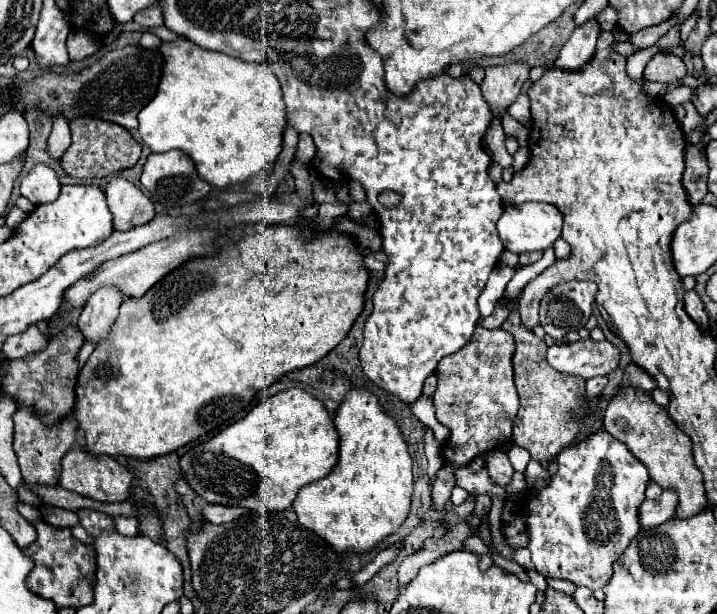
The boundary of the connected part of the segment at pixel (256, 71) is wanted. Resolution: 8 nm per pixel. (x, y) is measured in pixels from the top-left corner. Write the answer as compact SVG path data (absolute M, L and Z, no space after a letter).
M179 39L175 43L163 43L161 45L161 53L165 55L165 71L163 71L163 77L161 77L161 83L159 83L159 89L157 89L157 95L155 95L155 99L137 117L139 119L139 135L141 135L143 143L153 153L165 153L165 151L171 151L171 149L183 151L185 155L189 155L193 159L199 177L203 181L207 181L211 187L217 187L217 189L227 189L227 187L245 183L247 179L255 177L261 171L271 173L273 167L275 167L275 161L277 161L277 157L279 157L279 153L283 149L283 129L287 125L283 91L281 91L281 85L279 85L275 73L265 63L245 63L245 61L233 59L229 55L221 55L221 53L215 53L215 51L205 51L205 49L197 47L195 43L189 43L187 39Z

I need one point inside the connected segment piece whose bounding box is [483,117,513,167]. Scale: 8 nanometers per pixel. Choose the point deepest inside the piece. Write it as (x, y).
(494, 138)

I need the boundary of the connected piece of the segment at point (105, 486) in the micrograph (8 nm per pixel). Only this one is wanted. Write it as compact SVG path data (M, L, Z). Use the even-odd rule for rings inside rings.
M71 449L63 461L61 461L61 477L59 485L67 491L75 491L83 497L101 501L101 503L123 503L133 497L133 485L135 485L135 475L117 459L89 459L89 455Z

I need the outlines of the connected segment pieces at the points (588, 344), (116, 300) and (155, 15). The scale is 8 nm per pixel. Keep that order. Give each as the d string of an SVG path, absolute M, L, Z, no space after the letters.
M581 339L581 341L575 341L575 343L569 343L569 345L551 345L547 349L547 363L561 371L561 373L567 373L567 375L575 375L575 377L581 377L581 379L591 379L591 377L597 377L597 375L609 375L615 367L617 367L617 361L619 361L619 351L615 345L611 345L609 341L591 341L591 339Z
M101 287L97 289L85 303L83 313L79 317L79 329L83 331L85 339L99 343L115 323L119 315L119 307L125 301L125 295L119 287Z
M149 7L145 11L139 11L133 21L141 27L161 27L163 19L161 19L161 9L159 7Z

